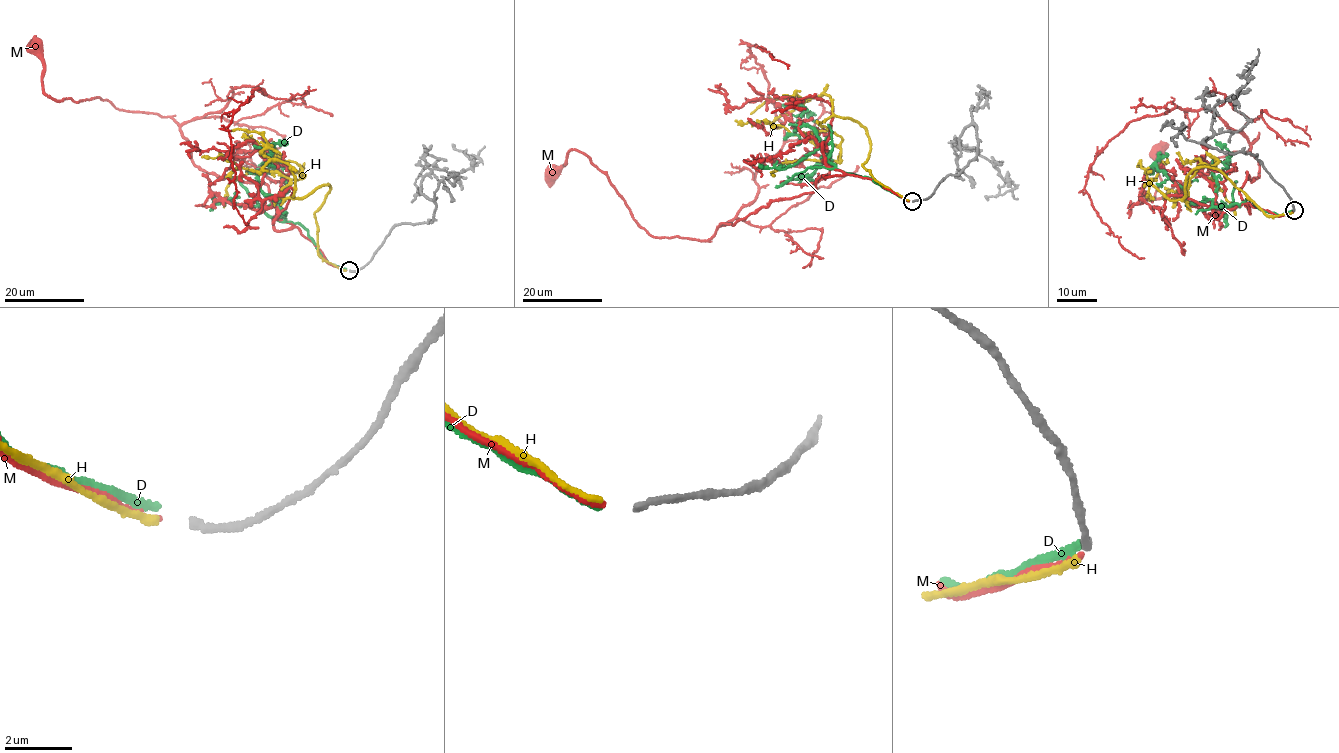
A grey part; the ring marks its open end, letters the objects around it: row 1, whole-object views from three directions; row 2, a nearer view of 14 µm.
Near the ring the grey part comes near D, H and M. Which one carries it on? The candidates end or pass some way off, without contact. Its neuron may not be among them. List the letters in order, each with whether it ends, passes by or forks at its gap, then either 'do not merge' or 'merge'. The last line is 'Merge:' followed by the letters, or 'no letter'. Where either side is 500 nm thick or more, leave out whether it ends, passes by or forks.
D: it ends there; do not merge
H: it ends there; do not merge
M: it ends there; merge
Merge: M

